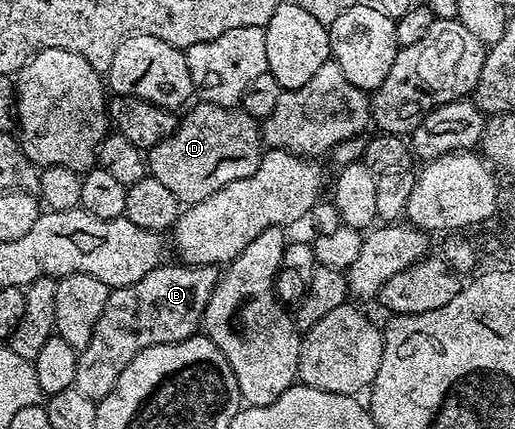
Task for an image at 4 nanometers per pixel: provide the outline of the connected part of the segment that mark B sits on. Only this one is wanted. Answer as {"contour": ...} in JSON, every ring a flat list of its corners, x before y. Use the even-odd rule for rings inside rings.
{"contour":[[183,263,177,265,161,264,154,271,142,275,138,283,130,283,121,289,112,289,106,299,106,307,102,307,102,315,98,315,98,323,94,323,94,335,90,335,90,343,78,352,78,371,76,372,75,389,82,391,86,399,99,402,118,383,118,375,146,347,165,345,175,341,185,341,201,328,204,306,208,294,214,288,213,278,208,278,203,268,189,267]]}

